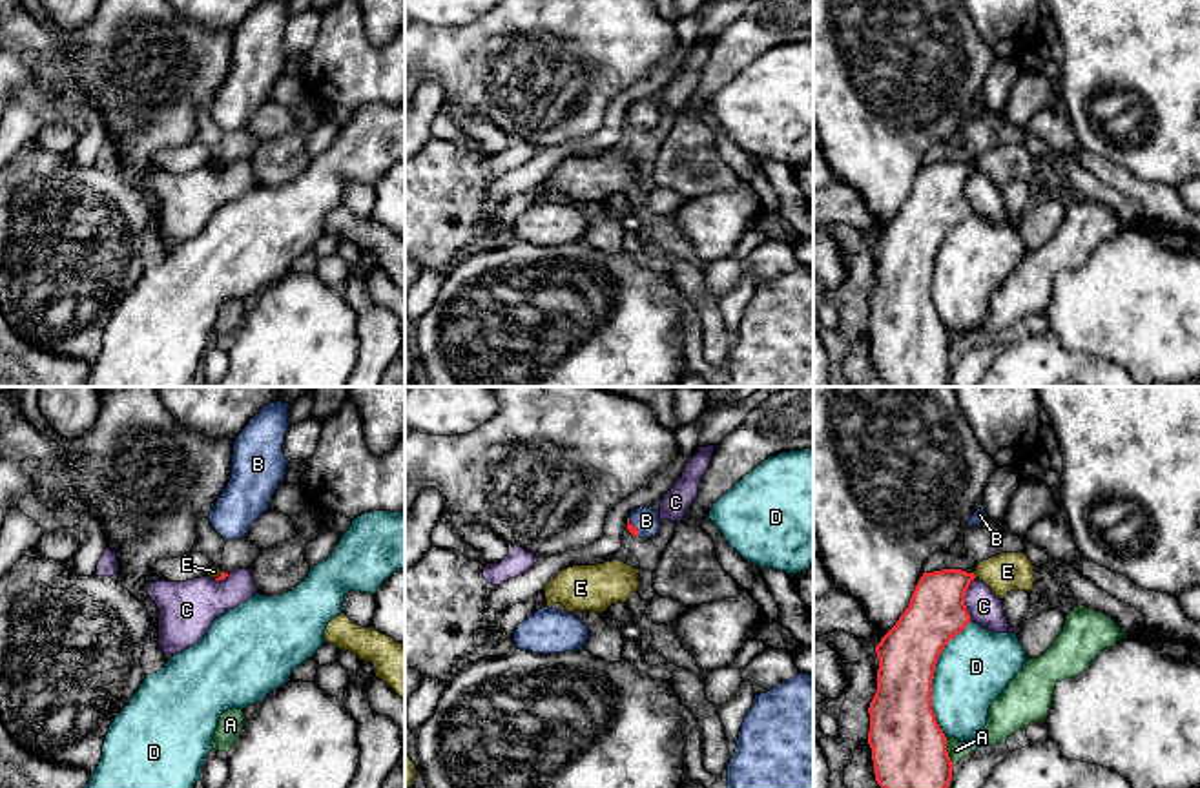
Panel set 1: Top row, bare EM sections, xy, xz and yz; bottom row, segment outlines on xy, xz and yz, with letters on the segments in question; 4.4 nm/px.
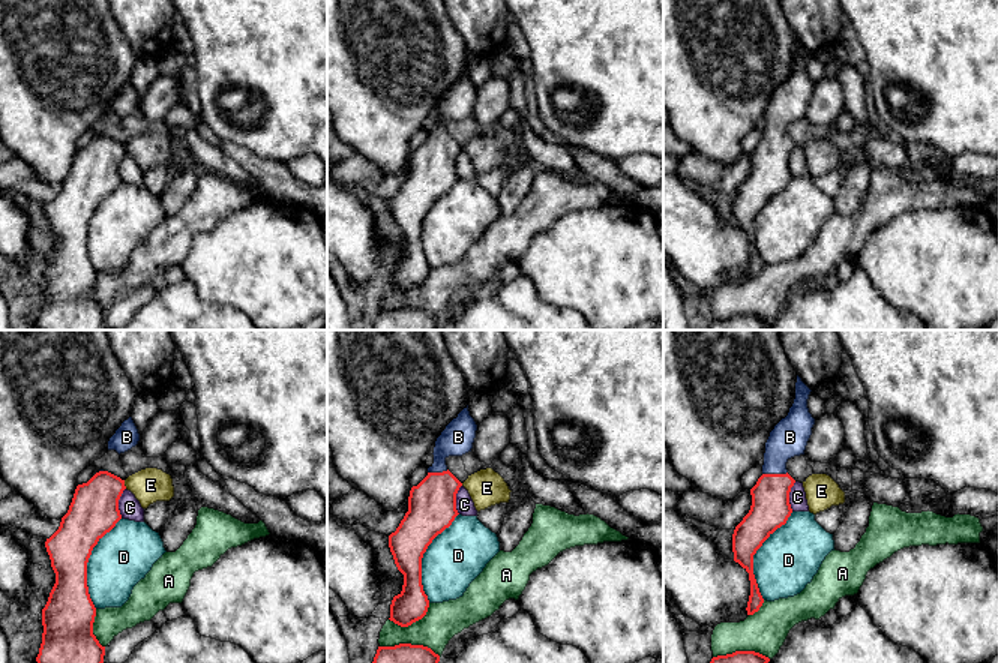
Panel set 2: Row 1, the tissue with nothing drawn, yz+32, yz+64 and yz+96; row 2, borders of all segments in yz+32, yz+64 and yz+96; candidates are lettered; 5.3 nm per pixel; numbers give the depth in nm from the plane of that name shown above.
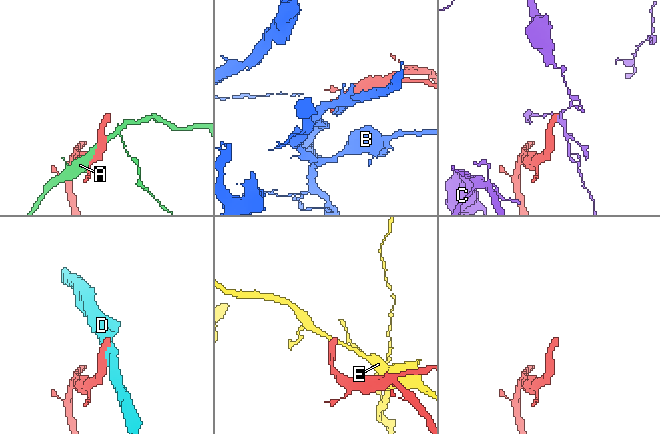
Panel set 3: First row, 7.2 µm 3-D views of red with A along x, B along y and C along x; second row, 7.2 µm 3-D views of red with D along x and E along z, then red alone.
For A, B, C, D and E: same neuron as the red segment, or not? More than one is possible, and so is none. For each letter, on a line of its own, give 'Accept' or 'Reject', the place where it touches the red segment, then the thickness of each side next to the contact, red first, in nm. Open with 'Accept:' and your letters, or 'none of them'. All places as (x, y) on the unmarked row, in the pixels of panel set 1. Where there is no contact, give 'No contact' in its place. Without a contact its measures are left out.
Accept: B
A: Reject. Touches red at yz (947, 343). Thickness 340 nm (red) against 80 nm
B: Accept. Touches red at xz (635, 119). Thickness 40 nm (red) against 110 nm
C: Reject. Touches red at yz (963, 190). Thickness 260 nm (red) against 150 nm
D: Reject. Touches red at yz (932, 269). Thickness 300 nm (red) against 320 nm
E: Reject. Touches red at yz (974, 166). Thickness 260 nm (red) against 170 nm

